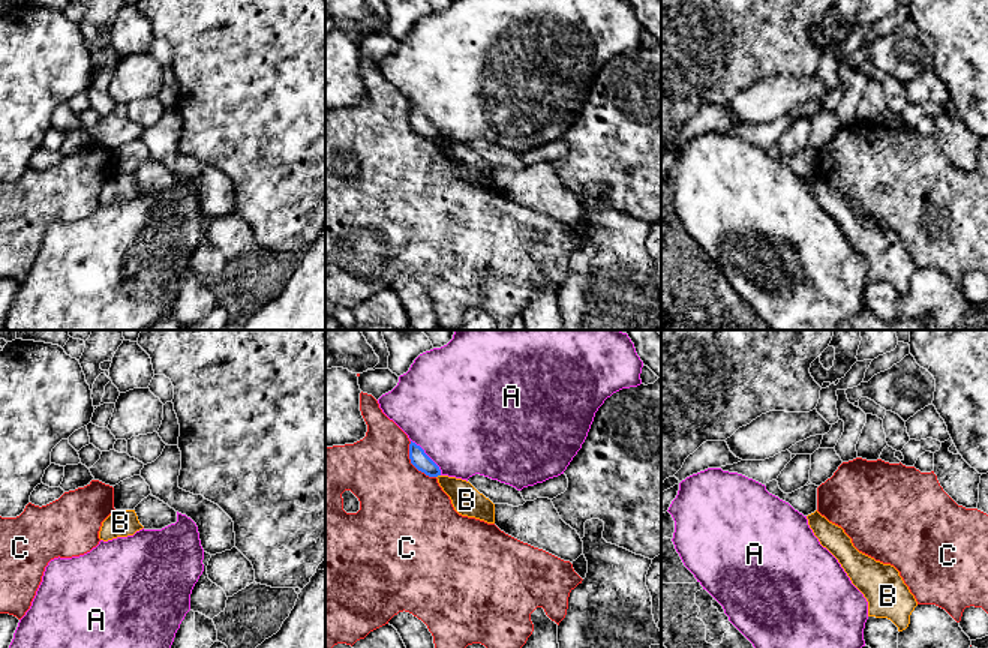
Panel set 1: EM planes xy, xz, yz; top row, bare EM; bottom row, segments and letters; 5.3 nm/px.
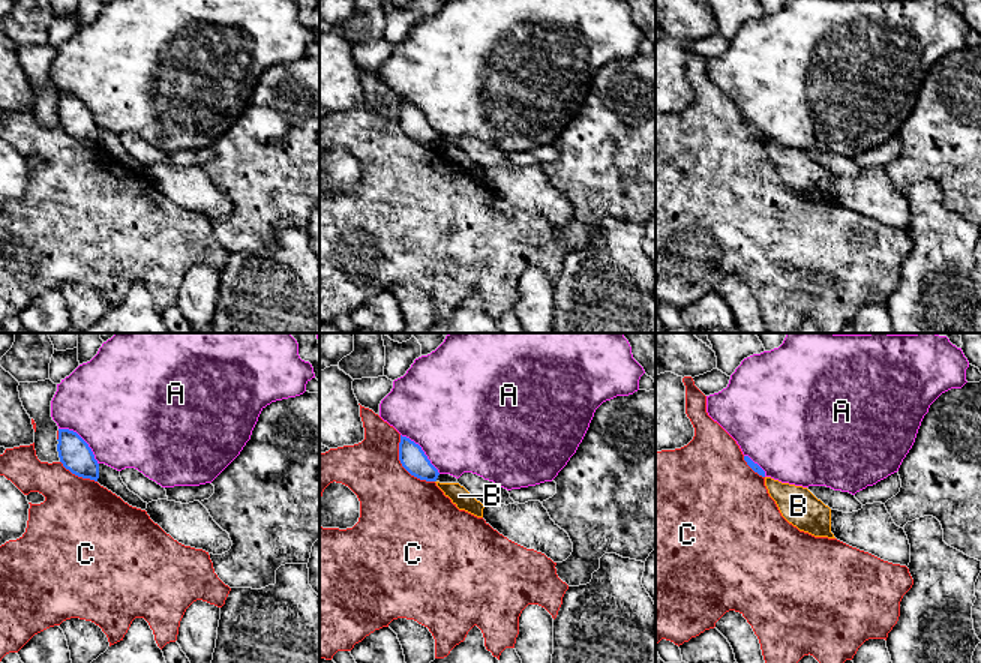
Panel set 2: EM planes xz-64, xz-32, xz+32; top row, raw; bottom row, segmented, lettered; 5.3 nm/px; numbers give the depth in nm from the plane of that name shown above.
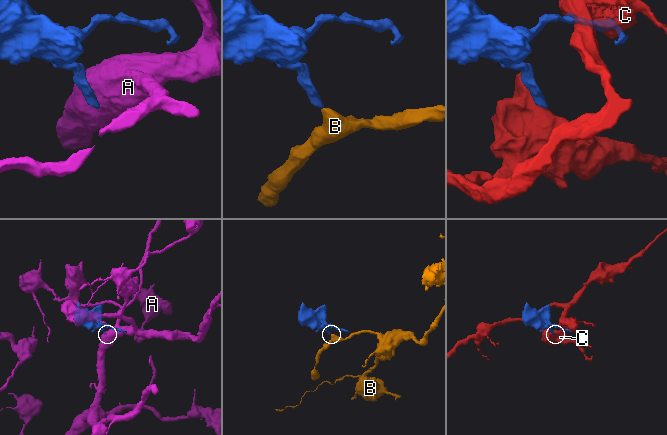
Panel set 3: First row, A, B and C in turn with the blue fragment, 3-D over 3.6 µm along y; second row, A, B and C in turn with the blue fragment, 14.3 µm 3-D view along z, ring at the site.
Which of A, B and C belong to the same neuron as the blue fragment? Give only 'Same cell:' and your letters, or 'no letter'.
Same cell: no letter

